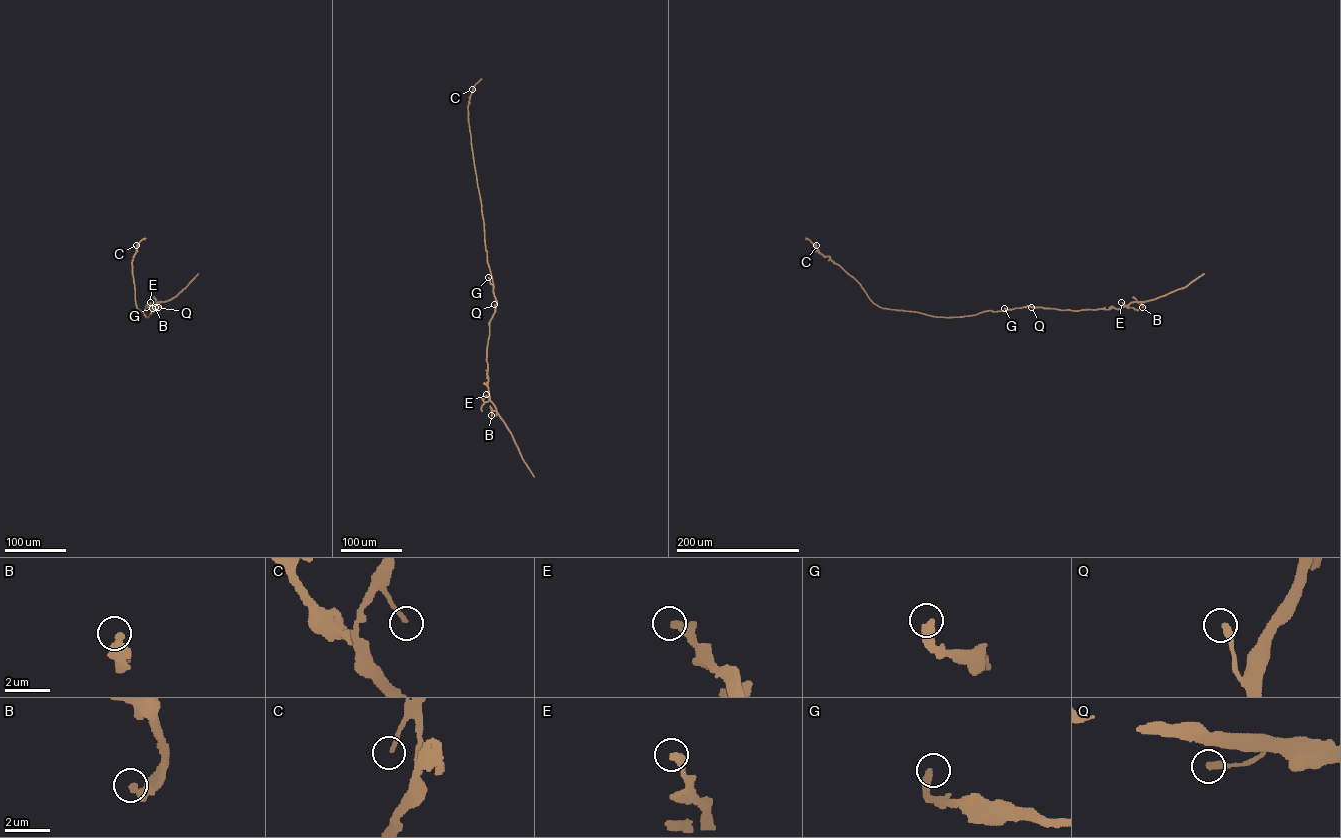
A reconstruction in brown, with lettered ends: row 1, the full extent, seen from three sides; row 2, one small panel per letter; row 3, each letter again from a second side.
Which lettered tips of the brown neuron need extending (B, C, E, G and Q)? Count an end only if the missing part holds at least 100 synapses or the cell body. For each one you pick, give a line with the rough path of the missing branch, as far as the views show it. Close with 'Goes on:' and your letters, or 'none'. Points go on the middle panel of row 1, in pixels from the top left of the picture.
Goes on: none

